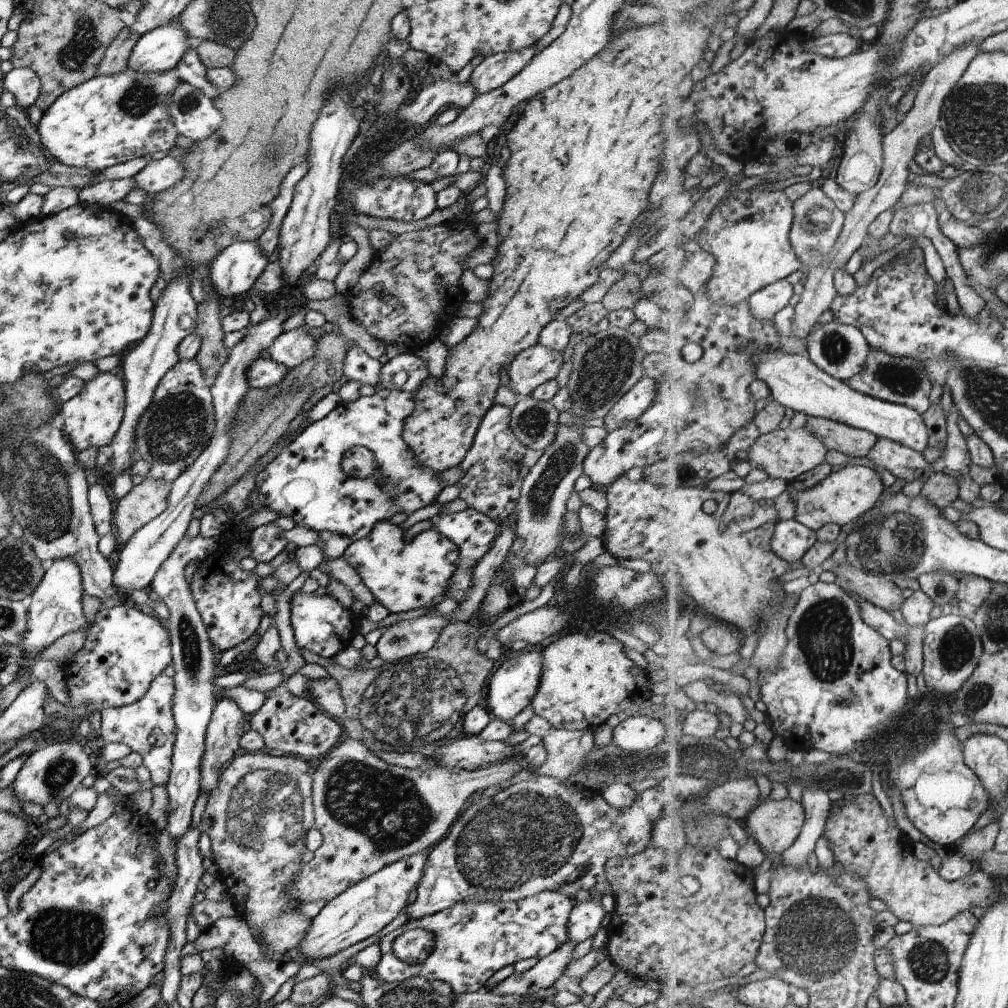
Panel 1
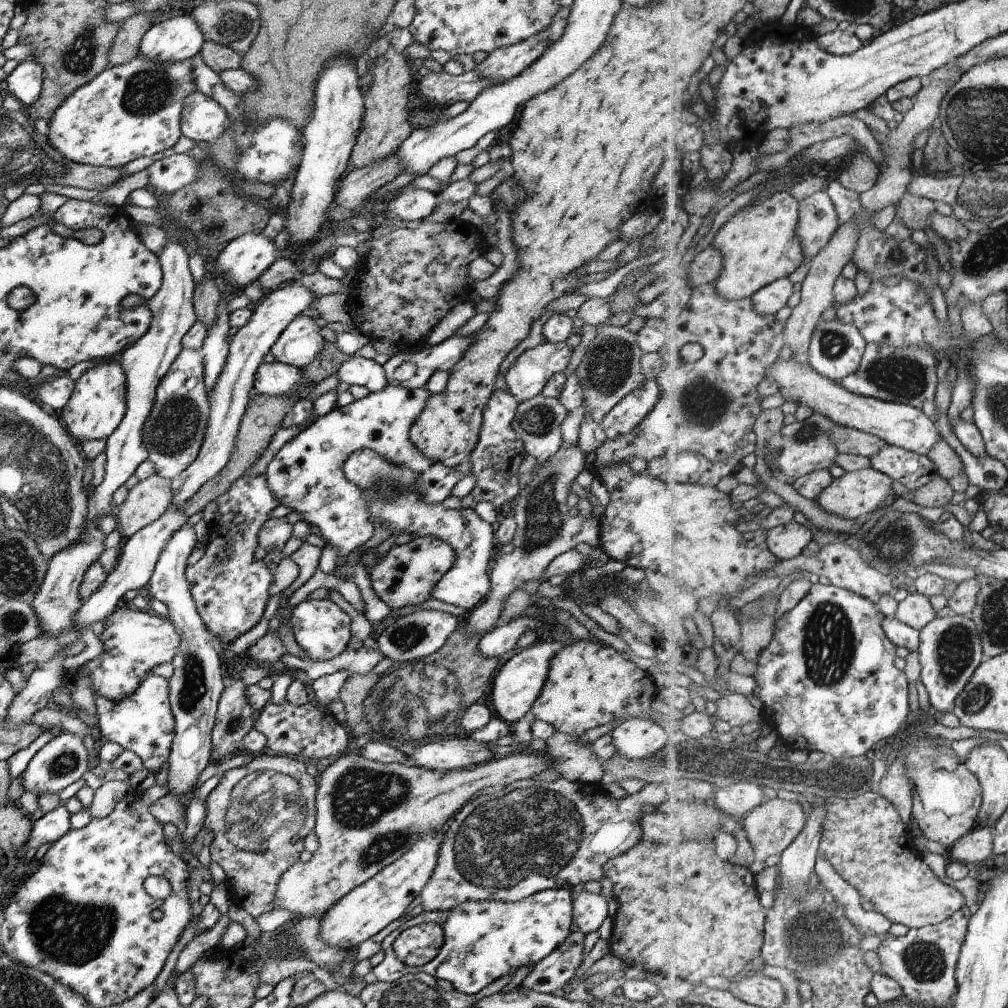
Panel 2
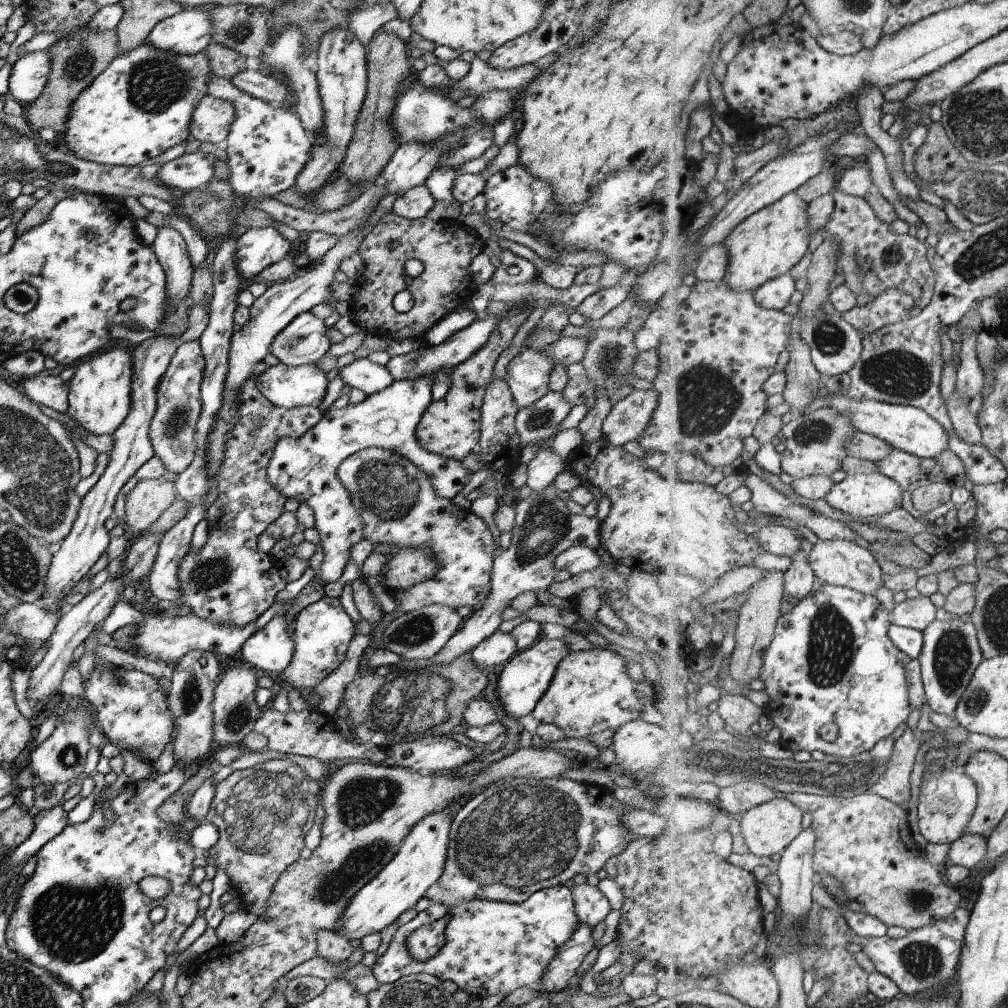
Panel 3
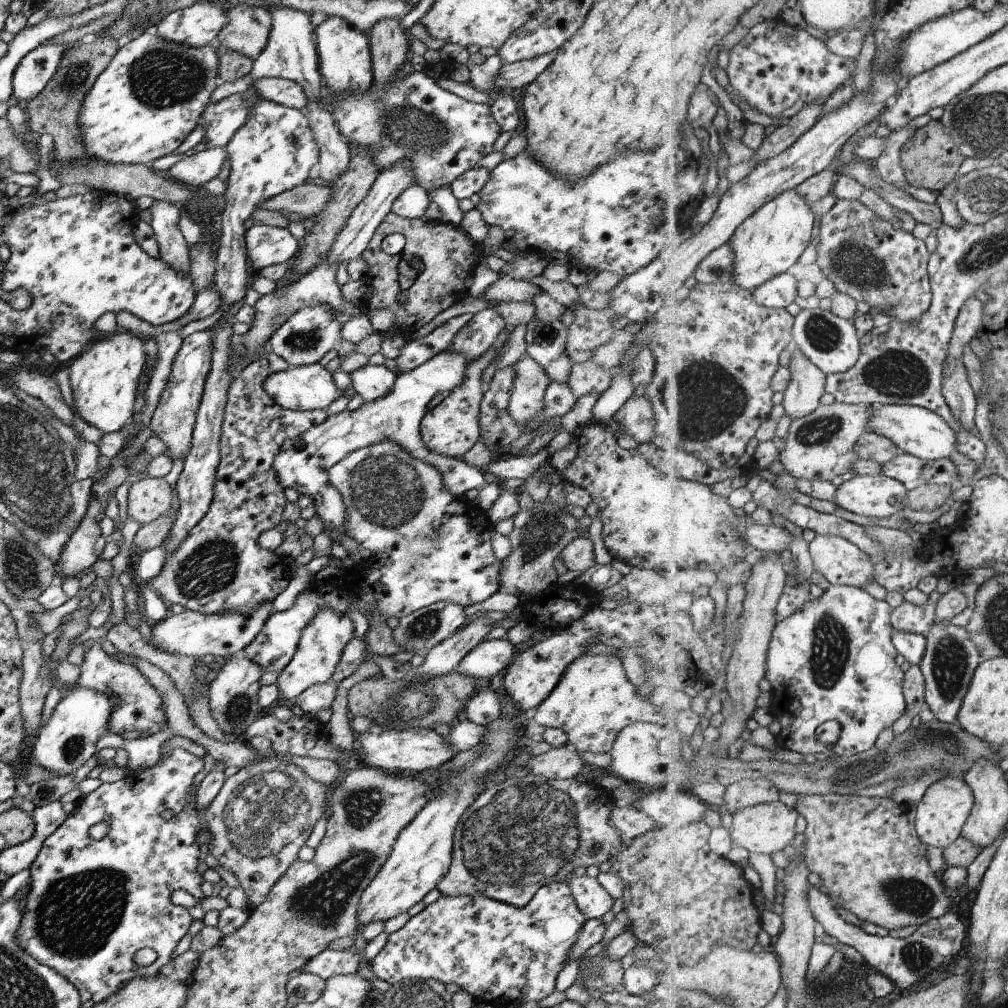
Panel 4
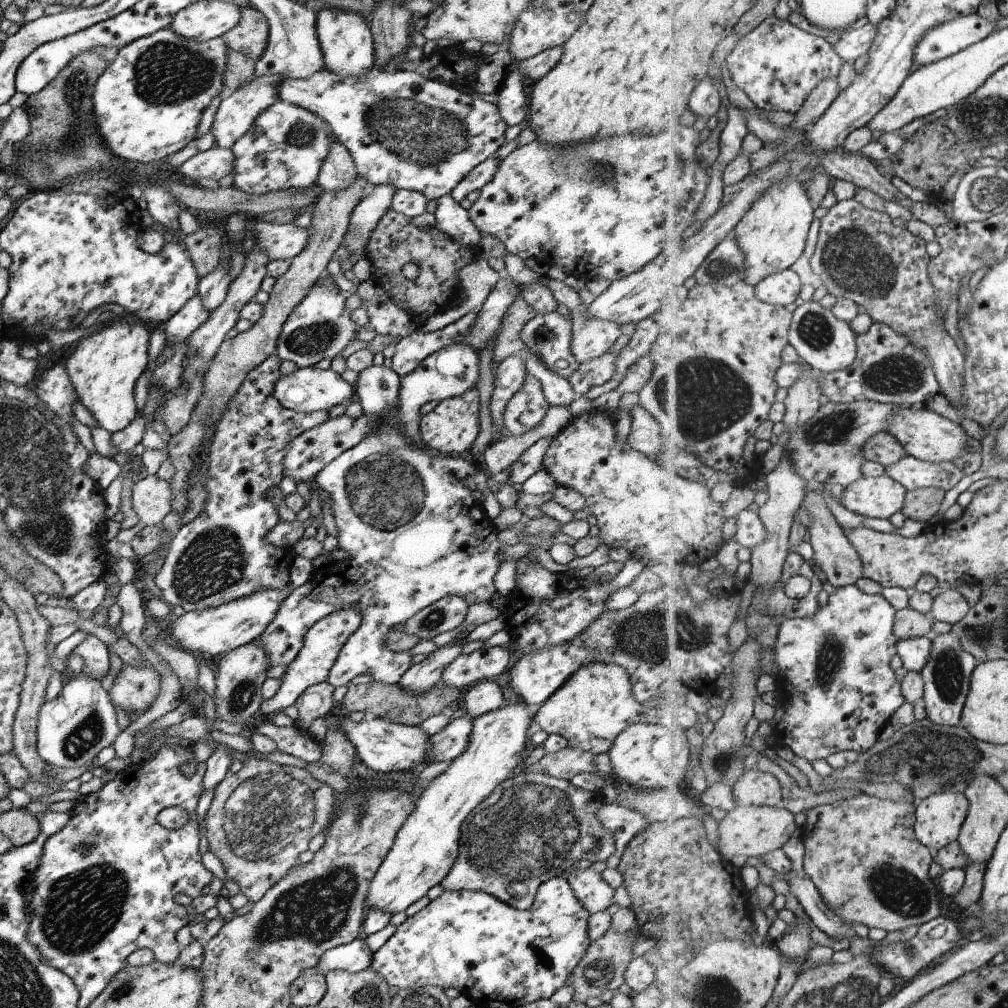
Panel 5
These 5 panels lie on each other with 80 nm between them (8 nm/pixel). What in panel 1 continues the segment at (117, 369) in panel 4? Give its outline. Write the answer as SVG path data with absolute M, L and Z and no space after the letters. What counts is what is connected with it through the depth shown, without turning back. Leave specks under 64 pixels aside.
M97 372L93 379L83 382L83 388L75 396L59 406L56 420L74 451L83 451L91 446L99 449L111 442L124 414L123 386L123 380L116 375Z

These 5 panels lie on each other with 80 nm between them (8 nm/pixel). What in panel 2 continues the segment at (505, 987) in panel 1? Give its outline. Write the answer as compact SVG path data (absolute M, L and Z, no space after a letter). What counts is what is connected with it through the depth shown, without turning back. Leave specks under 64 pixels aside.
M573 930L551 954L533 965L521 980L520 987L529 991L550 994L562 989L574 975L583 960L584 935Z

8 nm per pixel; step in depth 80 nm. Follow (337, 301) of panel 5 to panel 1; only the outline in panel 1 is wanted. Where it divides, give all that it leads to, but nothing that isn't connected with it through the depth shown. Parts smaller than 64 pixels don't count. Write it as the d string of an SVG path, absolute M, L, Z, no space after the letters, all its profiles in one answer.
M304 323L279 334L271 342L267 352L269 352L270 360L291 369L313 358L315 350L315 340L309 335L309 326Z

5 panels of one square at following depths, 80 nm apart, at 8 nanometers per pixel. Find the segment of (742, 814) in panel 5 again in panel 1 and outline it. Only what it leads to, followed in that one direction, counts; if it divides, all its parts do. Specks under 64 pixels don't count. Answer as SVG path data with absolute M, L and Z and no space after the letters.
M784 799L762 803L747 816L743 825L764 854L773 852L782 856L795 845L805 822L802 802Z

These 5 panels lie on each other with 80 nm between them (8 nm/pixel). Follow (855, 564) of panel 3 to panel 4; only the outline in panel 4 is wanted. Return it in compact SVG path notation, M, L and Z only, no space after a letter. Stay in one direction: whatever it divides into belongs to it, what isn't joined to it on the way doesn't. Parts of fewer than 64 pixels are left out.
M816 535L810 543L810 554L815 573L823 575L830 585L863 589L867 584L876 582L871 558L841 536Z

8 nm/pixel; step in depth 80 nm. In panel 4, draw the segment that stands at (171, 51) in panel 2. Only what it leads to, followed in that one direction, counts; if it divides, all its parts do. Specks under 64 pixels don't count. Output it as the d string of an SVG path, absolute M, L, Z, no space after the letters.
M197 1L188 8L175 10L165 16L157 22L153 31L163 40L197 47L214 43L225 24L227 12L221 3Z

